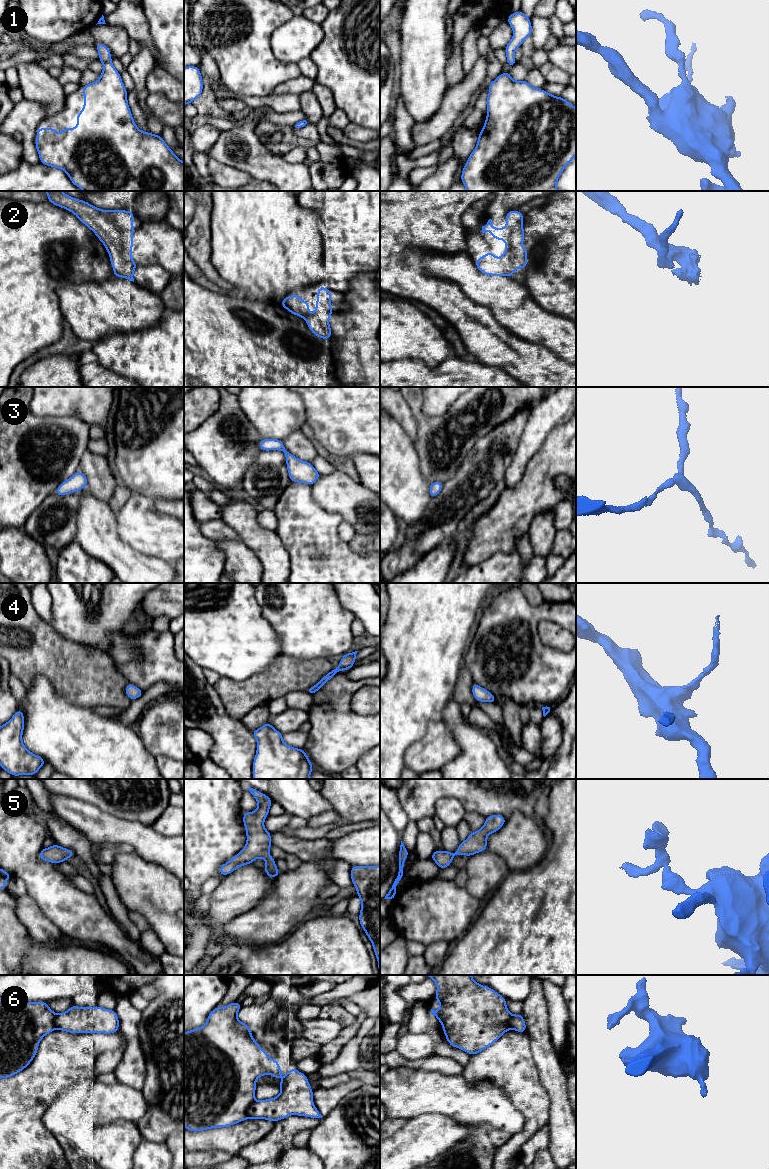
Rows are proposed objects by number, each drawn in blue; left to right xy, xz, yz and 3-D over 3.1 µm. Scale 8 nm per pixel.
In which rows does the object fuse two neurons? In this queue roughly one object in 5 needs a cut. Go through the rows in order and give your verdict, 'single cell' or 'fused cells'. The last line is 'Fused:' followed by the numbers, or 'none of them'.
1: single cell
2: fused cells
3: single cell
4: single cell
5: single cell
6: single cell
Fused: 2

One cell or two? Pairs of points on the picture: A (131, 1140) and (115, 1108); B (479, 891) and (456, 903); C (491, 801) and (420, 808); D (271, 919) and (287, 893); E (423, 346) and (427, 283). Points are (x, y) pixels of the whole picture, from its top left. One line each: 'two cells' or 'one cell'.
A: two cells
B: two cells
C: one cell
D: one cell
E: two cells

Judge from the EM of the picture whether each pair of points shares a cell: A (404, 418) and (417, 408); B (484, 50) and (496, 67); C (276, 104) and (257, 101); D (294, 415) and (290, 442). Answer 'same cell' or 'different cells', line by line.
A: different cells
B: same cell
C: same cell
D: different cells

